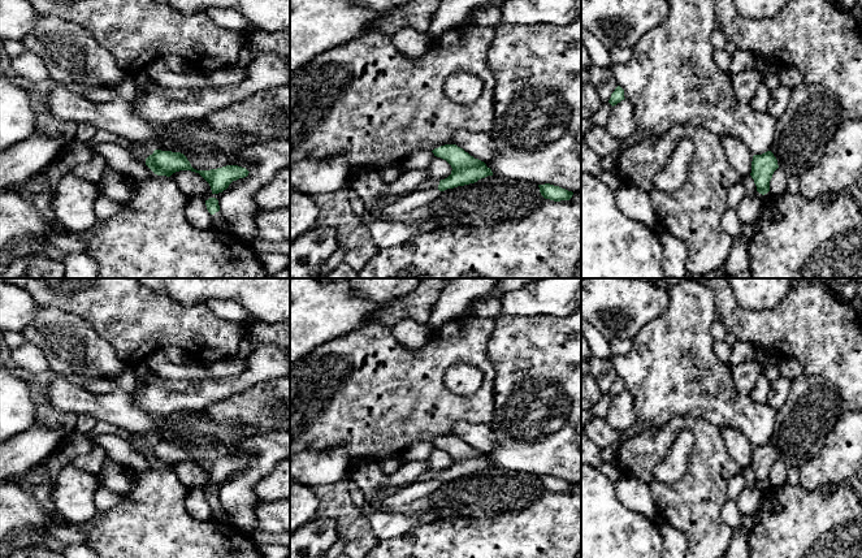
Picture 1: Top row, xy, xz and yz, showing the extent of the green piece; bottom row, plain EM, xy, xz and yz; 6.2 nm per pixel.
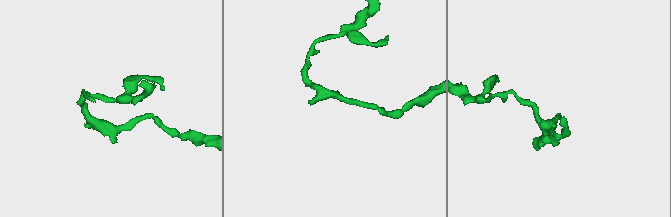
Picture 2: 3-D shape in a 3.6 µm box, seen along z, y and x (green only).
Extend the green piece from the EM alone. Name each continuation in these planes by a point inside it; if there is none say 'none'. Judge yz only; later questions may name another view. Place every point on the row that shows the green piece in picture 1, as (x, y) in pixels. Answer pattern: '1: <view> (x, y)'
none

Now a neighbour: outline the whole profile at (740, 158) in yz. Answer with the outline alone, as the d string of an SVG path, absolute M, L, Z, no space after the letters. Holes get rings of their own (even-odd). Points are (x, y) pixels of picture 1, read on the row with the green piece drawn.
M722 137L720 140L732 169L735 169L742 179L750 176L754 156L751 151L737 138Z

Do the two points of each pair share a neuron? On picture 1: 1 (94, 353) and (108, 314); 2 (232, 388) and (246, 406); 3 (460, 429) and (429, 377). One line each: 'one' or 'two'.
1: two
2: two
3: two

